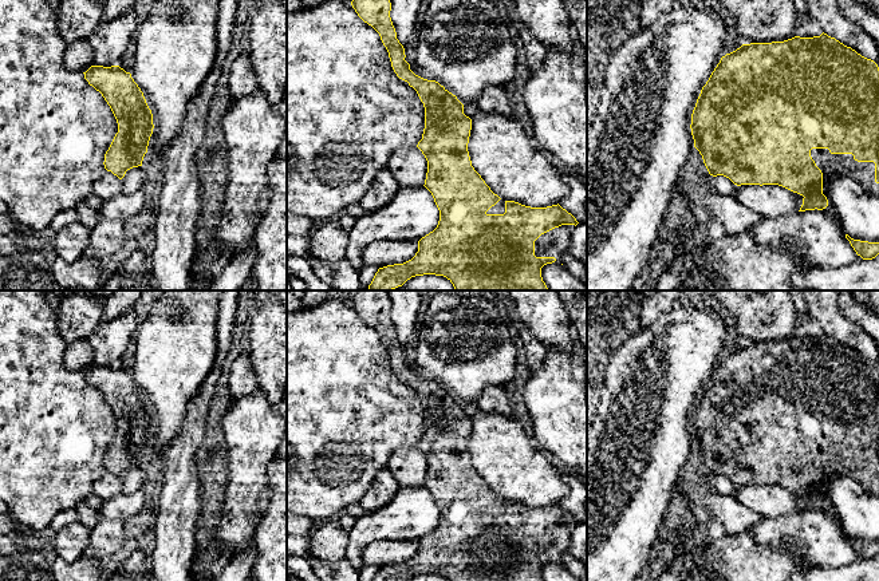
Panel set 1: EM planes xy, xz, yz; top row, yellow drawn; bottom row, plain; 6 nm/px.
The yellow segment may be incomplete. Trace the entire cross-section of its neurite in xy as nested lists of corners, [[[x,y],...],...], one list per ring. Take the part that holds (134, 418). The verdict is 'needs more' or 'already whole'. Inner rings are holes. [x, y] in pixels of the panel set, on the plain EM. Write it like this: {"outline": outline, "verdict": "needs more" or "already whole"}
{"outline": [[[91,365],[83,374],[88,384],[102,394],[117,419],[118,432],[105,454],[103,465],[107,471],[122,479],[127,470],[142,466],[154,428],[151,410],[146,403],[143,392],[131,378],[131,374],[119,365]]], "verdict": "already whole"}

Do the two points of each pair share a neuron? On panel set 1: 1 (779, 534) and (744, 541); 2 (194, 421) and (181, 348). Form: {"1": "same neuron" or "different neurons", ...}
{"1": "different neurons", "2": "different neurons"}

